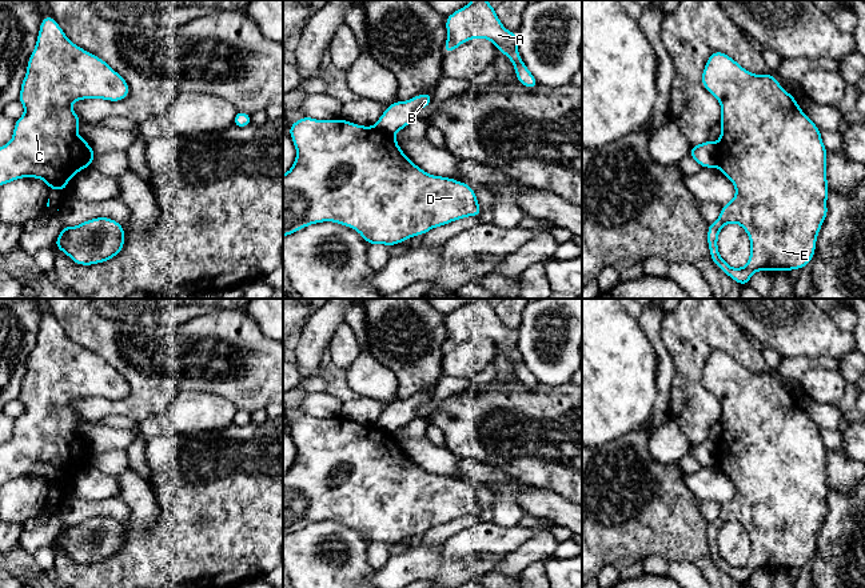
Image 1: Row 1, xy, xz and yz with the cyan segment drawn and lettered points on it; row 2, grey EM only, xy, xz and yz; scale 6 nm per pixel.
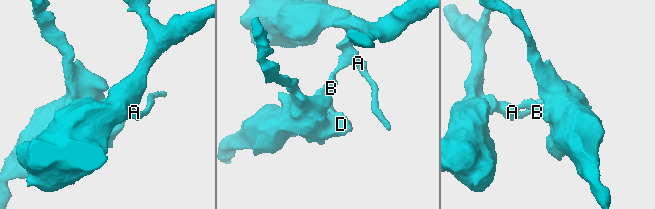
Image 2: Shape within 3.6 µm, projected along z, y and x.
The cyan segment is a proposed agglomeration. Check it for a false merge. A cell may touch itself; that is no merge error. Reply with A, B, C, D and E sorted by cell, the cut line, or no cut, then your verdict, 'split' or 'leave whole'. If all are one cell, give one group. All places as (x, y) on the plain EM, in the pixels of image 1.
groups A B / C D E; cut yz (714, 442), (716, 464); split

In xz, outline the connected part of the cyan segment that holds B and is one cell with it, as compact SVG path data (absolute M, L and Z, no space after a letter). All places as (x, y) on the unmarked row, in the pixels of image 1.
M419 392L407 400L395 400L386 407L374 427L394 435L416 417L420 407L431 404L432 397L430 392Z

